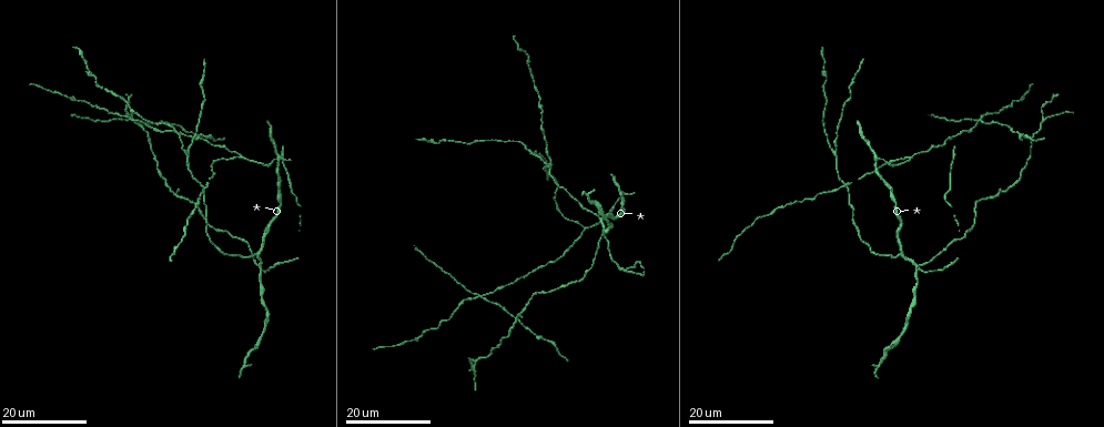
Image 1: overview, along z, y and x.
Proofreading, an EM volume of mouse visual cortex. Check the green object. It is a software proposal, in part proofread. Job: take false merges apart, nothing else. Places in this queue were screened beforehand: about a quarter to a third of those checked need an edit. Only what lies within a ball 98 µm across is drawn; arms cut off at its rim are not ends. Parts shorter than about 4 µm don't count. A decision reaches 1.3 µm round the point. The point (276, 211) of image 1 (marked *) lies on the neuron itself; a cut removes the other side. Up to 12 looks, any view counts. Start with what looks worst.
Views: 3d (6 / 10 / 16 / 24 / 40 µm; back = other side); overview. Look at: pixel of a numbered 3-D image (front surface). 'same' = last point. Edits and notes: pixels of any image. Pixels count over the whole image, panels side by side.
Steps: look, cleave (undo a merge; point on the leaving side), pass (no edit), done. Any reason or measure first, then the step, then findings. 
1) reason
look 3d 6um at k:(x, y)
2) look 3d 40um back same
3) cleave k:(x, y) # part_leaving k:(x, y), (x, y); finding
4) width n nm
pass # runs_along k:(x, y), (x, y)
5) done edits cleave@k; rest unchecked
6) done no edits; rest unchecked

side arm on a straight run
look 3d 16um at 1:(485, 298)

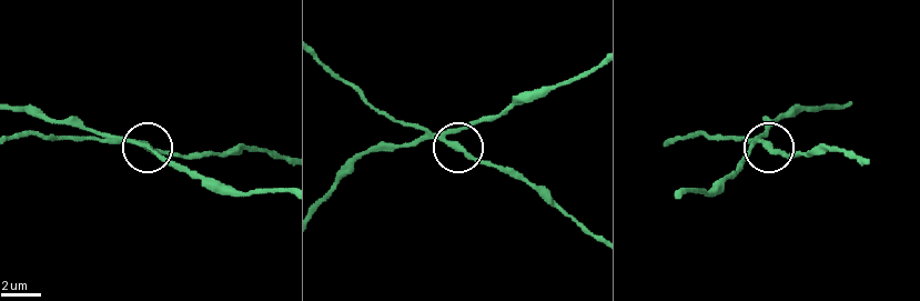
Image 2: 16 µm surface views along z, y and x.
look 3d 6um at 2:(444, 139)

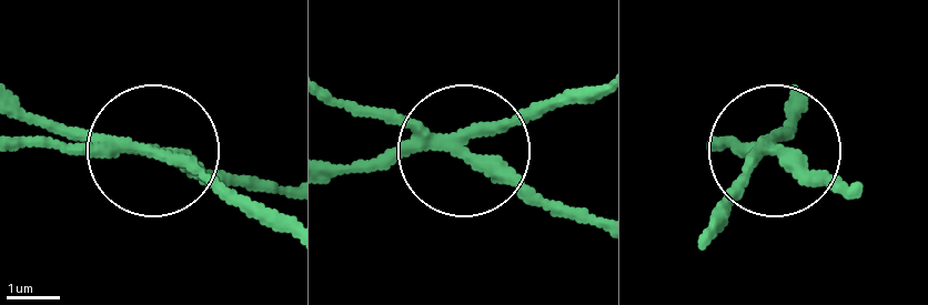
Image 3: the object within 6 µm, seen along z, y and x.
cleave 3:(500, 182) # part_leaving 3:(441, 145), (596, 216); two neurons meet here

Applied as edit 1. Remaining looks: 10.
four arms meet
look 3d 24um at 1:(917, 268)

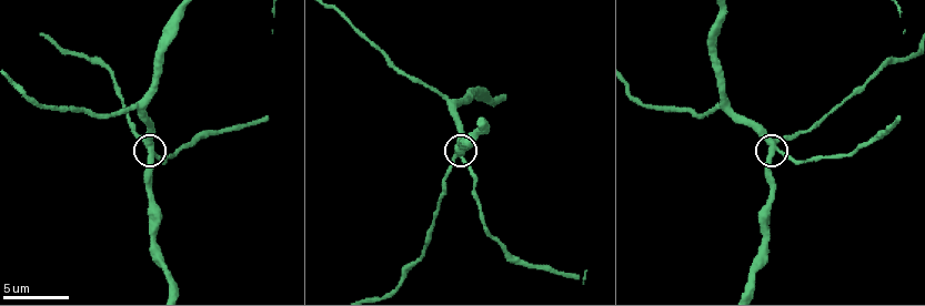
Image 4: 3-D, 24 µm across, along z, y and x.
look 3d 6um at 4:(777, 141)

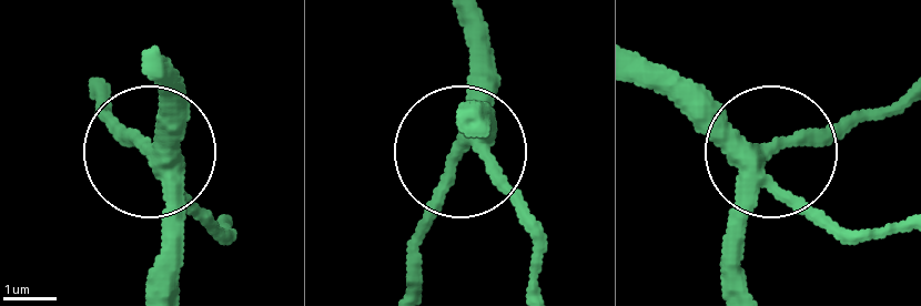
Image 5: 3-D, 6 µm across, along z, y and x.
pass # runs_along 5:(640, 60), (692, 82), (835, 236); all the same neuron

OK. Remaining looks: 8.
four arms meet
look 3d 24um at 1:(547, 161)

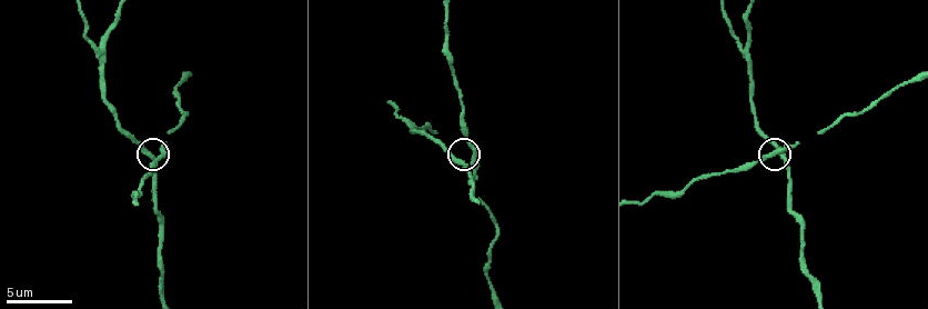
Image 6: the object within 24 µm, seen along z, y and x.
look 3d 6um at 6:(148, 154)

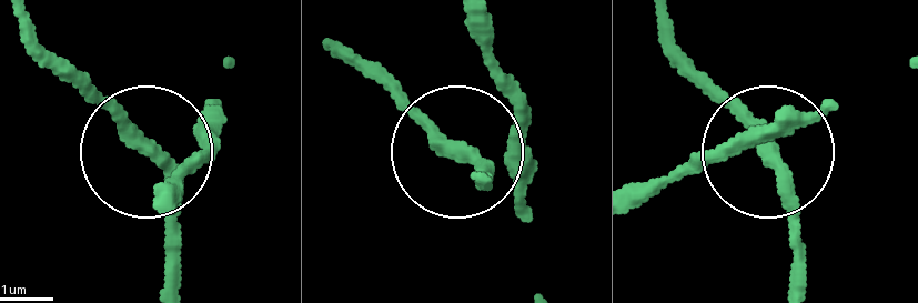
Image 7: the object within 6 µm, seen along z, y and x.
width 280 nm
pass # runs_along 7:(487, 191), (470, 157), (510, 139), (514, 77); one neuron here

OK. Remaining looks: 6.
arms part here
look 3d 16um at 1:(1043, 118)

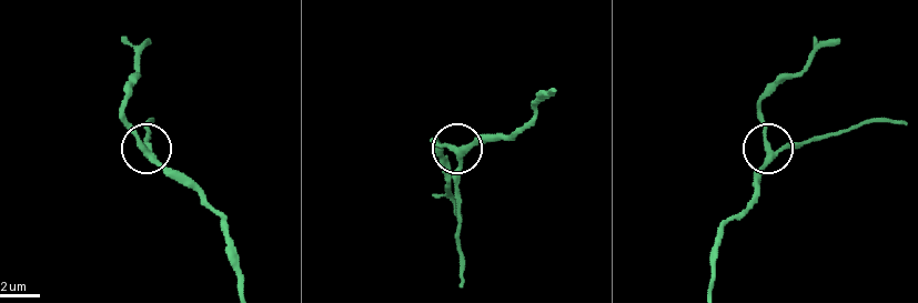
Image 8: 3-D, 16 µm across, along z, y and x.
closer look
look 3d 10um at 8:(147, 152)

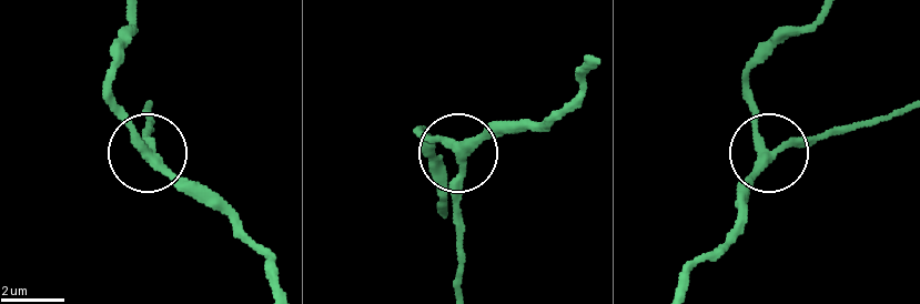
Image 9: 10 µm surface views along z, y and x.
arms 3
pass # runs_along 9:(684, 287), (739, 223), (745, 183), (760, 160), (869, 128); all the same neuron

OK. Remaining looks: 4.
branch point
look 3d 16um at 6:(746, 45)

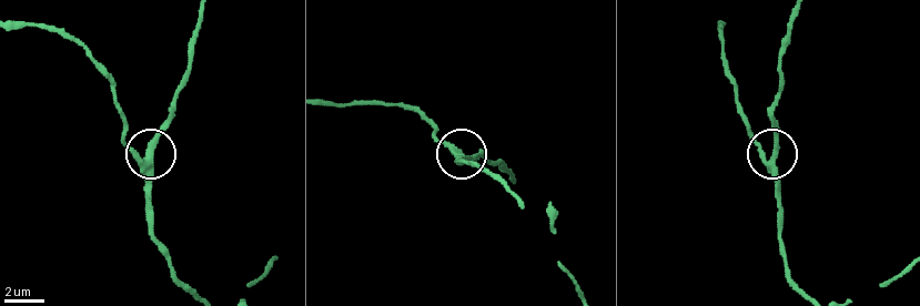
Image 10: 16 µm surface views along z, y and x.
pass # runs_along 10:(801, 291), (788, 275), (786, 251), (776, 231), (776, 98); one neuron here

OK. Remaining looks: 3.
two arms in line, one across
look 3d 10um at 4:(136, 108)

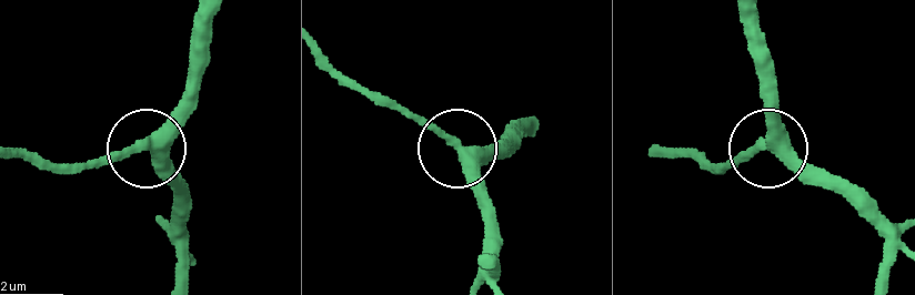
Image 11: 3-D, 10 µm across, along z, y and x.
width 320 nm
pass # runs_along 11:(754, 11), (770, 139), (823, 183); all the same neuron

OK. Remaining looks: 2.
done edits cleave@3; rest unchecked

